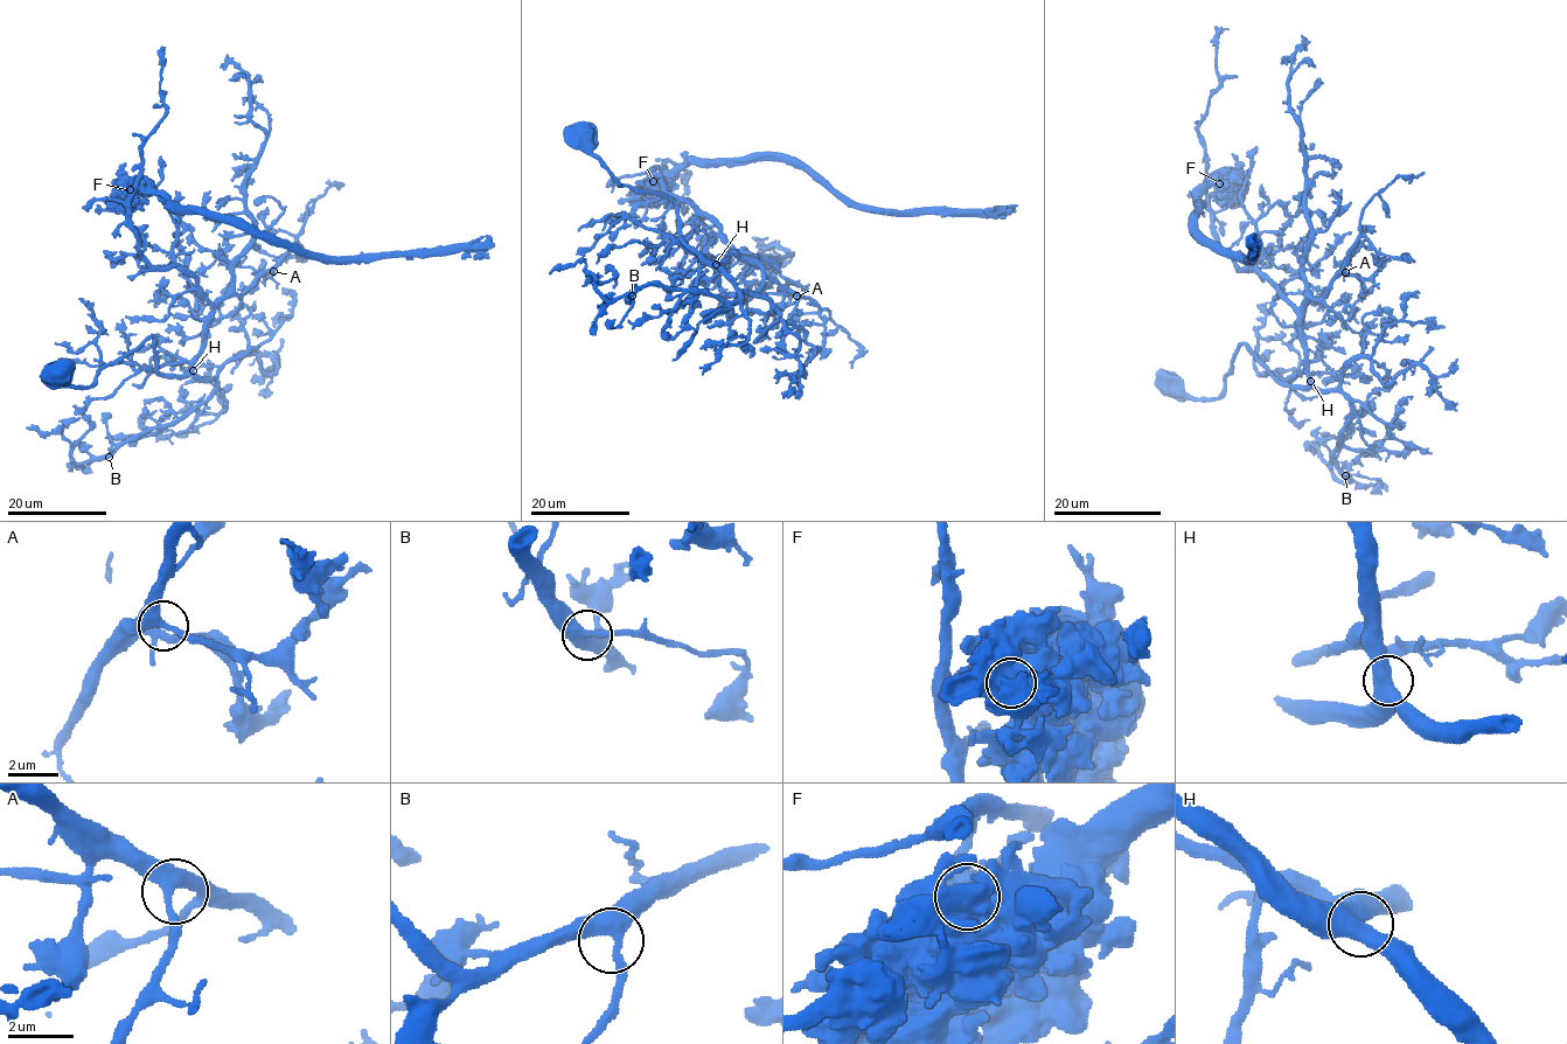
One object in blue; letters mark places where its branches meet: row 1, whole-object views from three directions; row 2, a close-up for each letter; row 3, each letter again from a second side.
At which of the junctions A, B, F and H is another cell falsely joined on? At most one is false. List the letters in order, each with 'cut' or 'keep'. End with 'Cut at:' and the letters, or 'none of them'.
A: keep
B: keep
F: cut
H: keep
Cut at: F

